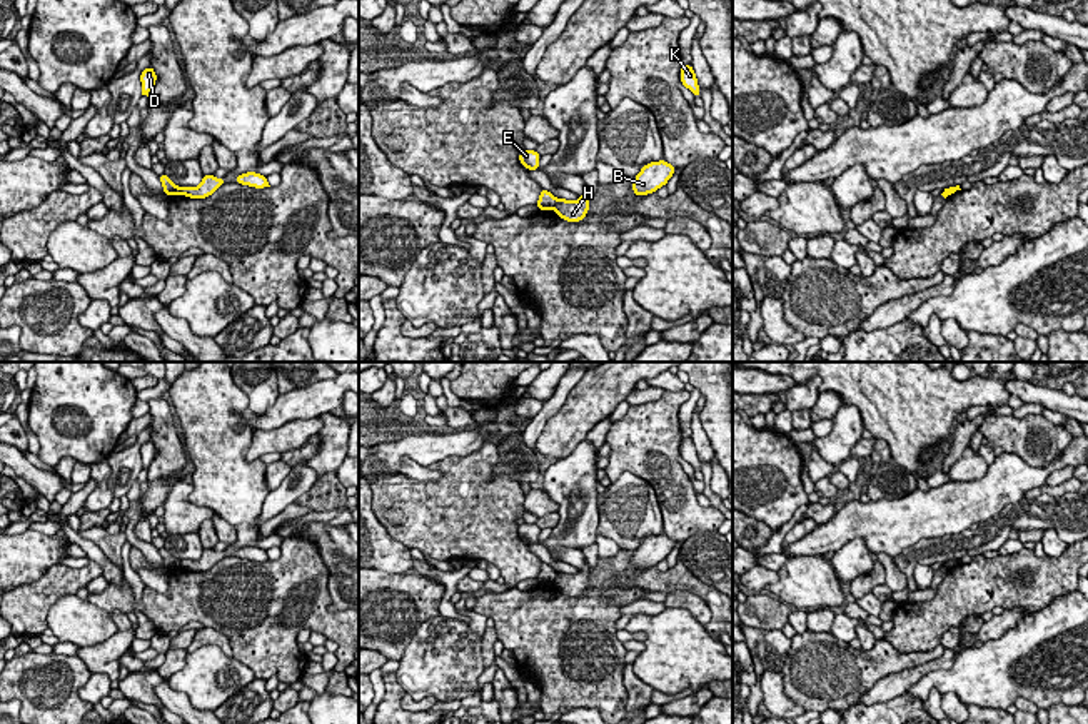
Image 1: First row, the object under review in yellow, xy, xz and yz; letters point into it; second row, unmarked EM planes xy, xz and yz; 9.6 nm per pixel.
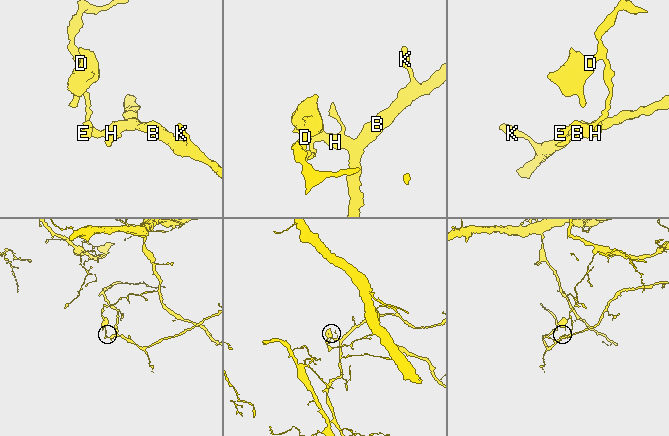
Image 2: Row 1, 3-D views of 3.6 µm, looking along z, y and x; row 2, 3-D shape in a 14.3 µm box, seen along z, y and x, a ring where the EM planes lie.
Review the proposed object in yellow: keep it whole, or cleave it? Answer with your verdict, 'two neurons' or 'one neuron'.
two neurons

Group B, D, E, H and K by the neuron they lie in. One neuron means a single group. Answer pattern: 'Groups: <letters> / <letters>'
Groups: B H K / D E

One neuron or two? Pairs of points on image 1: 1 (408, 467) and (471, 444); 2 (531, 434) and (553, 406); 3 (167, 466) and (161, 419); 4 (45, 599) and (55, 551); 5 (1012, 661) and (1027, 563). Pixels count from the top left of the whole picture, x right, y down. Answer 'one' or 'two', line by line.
1: two
2: one
3: one
4: two
5: two

